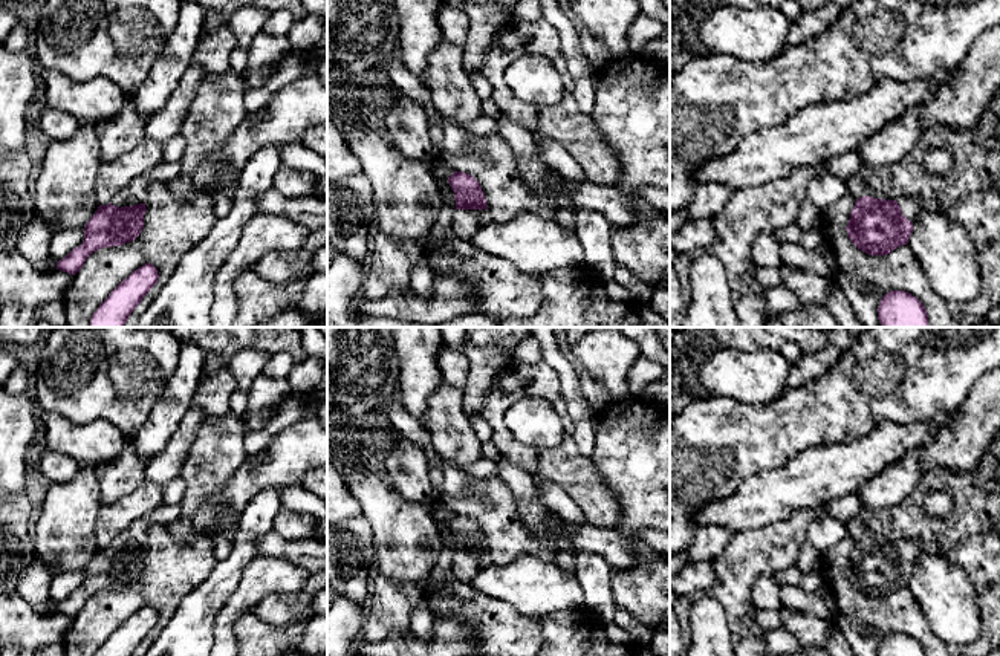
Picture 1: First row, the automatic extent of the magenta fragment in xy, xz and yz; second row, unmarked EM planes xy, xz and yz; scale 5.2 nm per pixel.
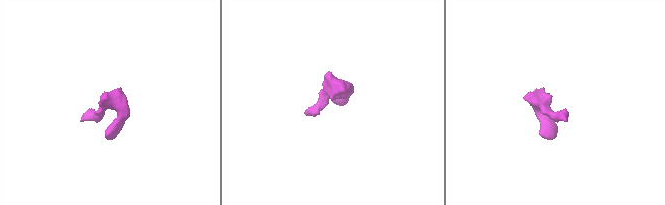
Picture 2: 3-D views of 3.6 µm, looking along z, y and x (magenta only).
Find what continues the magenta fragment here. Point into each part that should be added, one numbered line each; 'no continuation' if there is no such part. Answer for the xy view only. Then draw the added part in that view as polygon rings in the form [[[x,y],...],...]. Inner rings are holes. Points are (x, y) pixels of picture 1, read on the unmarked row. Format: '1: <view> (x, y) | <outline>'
1: xy (135, 535) | [[[162,503],[154,511],[147,512],[145,515],[136,518],[125,532],[122,532],[116,540],[112,541],[110,546],[118,550],[145,546],[147,531],[151,524],[154,523],[170,524],[179,515],[180,515],[179,505],[168,506]]]

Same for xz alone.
1: xz (467, 565) | [[[460,552],[453,558],[453,572],[456,578],[468,583],[489,564],[488,552]]]

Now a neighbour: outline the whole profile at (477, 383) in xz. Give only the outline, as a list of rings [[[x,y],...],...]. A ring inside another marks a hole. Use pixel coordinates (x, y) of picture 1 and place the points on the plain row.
[[[466,327],[463,355],[468,359],[463,411],[469,422],[483,413],[492,378],[512,362],[515,347],[531,336],[531,327]]]

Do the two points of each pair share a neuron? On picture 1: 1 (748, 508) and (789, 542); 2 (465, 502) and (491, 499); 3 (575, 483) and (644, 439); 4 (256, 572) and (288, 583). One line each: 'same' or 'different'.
1: different
2: same
3: different
4: same

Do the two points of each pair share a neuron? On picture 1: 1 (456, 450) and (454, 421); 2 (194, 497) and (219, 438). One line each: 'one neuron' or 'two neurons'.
1: one neuron
2: one neuron

